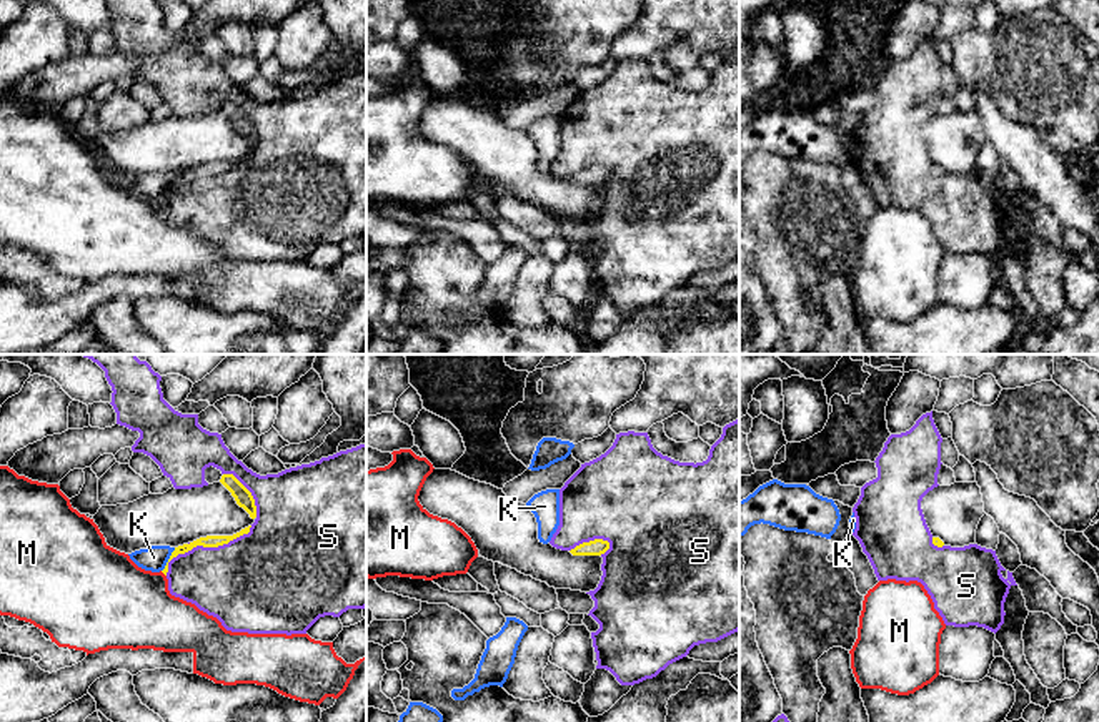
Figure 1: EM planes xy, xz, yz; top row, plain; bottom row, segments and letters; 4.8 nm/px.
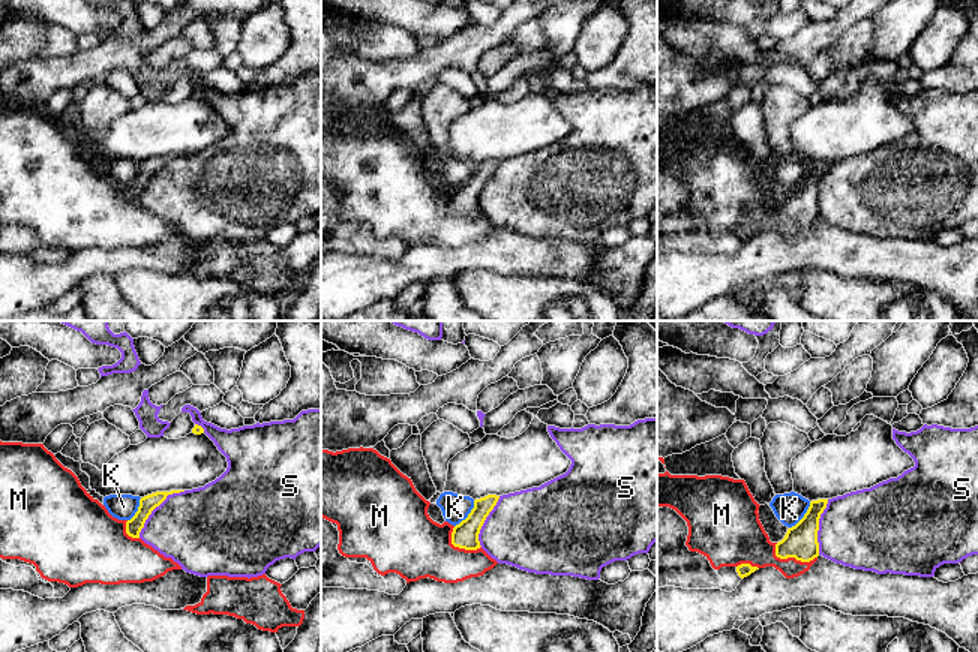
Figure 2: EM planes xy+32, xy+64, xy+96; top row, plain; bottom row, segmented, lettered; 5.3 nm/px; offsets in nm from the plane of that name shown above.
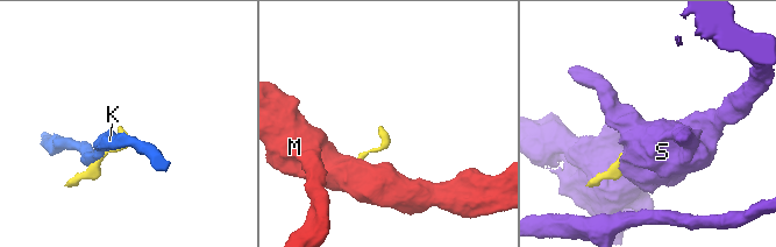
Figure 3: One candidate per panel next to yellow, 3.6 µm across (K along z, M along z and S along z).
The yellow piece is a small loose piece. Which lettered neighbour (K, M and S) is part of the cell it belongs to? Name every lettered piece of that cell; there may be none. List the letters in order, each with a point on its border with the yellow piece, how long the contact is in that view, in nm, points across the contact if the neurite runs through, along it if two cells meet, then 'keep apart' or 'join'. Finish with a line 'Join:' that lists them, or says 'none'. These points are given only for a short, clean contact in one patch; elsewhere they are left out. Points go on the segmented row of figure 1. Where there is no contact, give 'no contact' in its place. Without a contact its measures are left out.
K: xy (169, 559) | 140 nm | along xy (175, 548), (162, 571) | keep apart
M: xy (164, 573) | 40 nm | keep apart
S: xy (205, 546) | 480 nm | join
Join: S

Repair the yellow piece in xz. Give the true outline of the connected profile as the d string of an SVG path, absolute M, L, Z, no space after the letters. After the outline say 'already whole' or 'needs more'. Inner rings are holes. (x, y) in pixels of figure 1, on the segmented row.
M739 419L723 428L721 438L711 446L703 462L679 462L658 452L648 433L619 433L613 446L599 457L581 464L581 467L559 489L559 526L550 544L573 556L601 556L601 581L594 591L586 594L594 601L589 611L599 629L591 632L596 652L596 669L609 670L621 685L634 685L656 677L669 664L686 657L694 645L718 642L739 631Z | needs more

